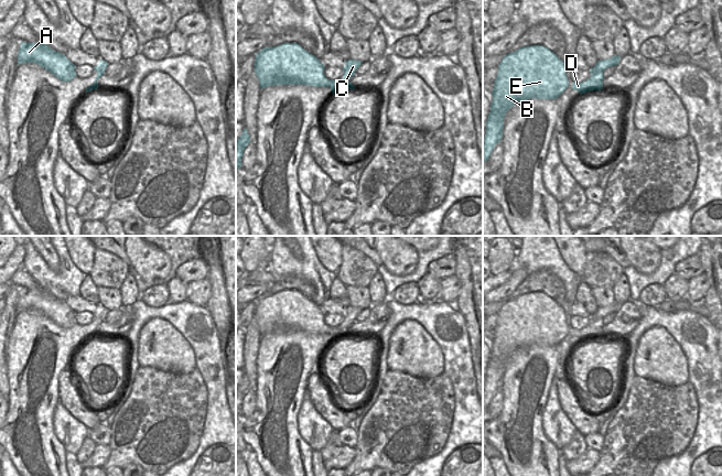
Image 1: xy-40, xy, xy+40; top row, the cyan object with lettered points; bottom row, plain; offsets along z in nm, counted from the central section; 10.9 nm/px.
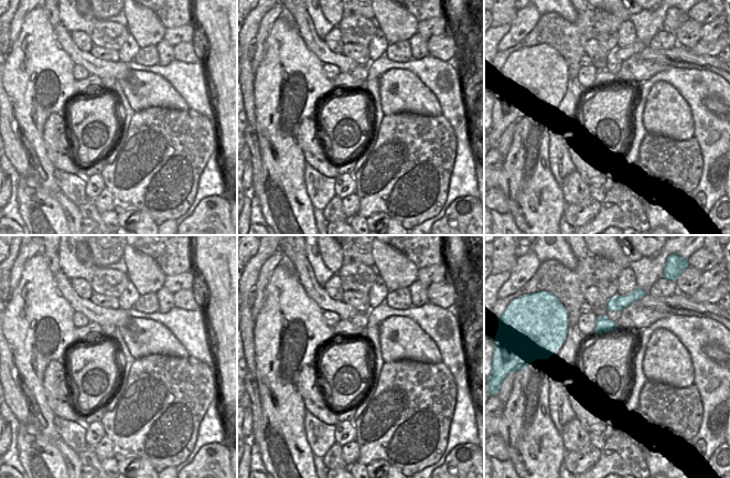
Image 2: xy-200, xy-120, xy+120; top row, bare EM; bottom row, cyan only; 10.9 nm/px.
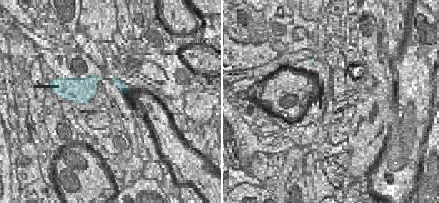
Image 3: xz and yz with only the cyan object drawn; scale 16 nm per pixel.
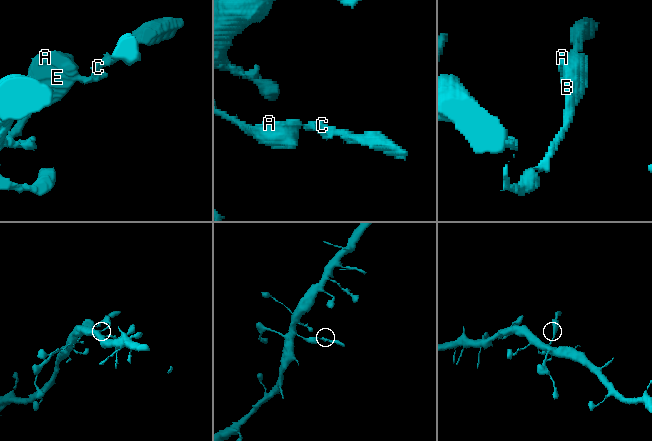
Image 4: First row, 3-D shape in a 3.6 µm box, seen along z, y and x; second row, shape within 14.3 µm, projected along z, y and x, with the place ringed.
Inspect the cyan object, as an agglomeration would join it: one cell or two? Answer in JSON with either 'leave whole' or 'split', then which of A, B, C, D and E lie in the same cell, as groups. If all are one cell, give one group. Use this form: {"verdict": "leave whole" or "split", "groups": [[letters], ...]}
{"verdict": "split", "groups": [["A", "B", "E"], ["C", "D"]]}

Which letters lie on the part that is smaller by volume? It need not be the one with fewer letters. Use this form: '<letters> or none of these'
C, D

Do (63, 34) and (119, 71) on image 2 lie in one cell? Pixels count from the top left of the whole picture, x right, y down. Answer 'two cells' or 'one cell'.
one cell

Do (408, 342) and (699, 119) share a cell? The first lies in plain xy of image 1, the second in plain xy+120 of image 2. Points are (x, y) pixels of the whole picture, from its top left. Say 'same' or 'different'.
different

